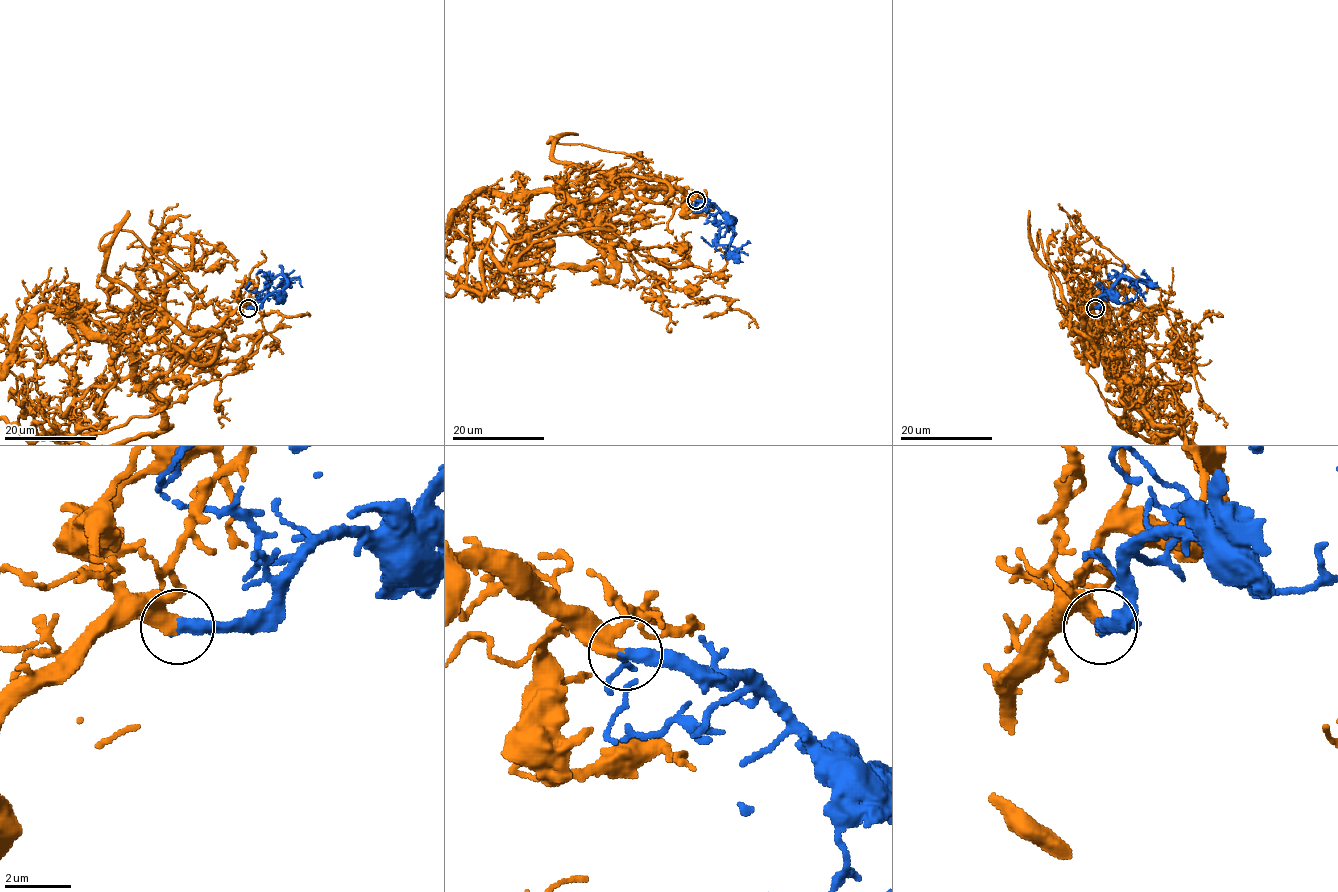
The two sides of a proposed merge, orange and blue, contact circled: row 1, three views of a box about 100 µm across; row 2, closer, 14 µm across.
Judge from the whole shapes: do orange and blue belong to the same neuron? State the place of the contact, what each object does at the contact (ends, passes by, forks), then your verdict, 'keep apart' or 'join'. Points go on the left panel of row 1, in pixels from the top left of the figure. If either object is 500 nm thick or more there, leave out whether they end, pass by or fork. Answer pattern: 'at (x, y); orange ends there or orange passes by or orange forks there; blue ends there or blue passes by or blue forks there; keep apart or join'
at (248, 308); orange ends there; blue ends there; join

